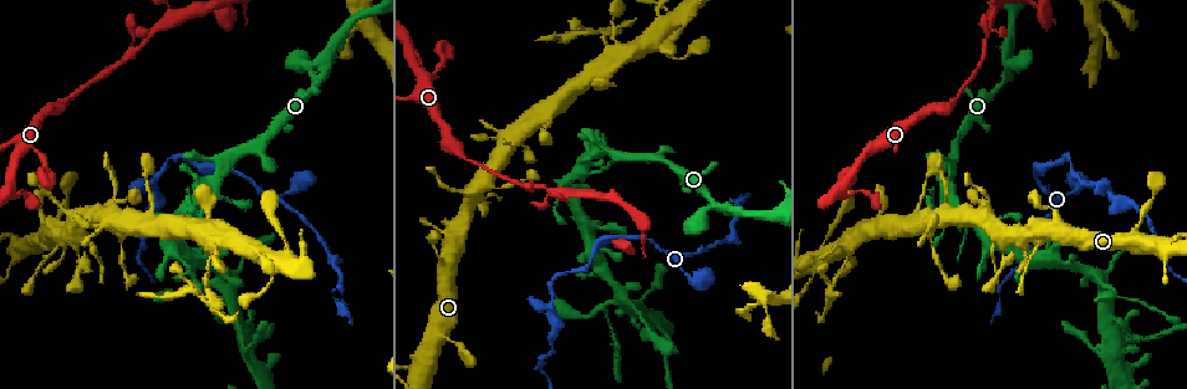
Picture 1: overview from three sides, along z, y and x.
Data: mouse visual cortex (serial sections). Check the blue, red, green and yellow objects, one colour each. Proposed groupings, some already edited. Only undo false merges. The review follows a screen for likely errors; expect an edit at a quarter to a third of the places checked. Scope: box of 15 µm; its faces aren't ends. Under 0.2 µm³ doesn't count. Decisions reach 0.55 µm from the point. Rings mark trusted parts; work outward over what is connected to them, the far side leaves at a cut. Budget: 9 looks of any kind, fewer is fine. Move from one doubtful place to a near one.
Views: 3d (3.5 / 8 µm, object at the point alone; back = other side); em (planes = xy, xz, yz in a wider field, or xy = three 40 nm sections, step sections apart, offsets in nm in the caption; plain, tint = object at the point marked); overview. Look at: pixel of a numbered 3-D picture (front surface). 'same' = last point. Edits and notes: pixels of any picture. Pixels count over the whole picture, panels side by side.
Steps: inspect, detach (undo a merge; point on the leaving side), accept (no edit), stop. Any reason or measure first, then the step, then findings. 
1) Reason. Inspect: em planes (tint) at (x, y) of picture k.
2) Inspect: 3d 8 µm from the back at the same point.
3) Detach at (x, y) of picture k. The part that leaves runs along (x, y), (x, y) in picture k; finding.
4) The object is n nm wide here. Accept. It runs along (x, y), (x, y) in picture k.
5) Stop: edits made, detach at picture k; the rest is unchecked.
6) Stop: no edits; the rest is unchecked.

Narrows sharply. Inspect: 3d 8 µm at (552, 303) of picture 1.

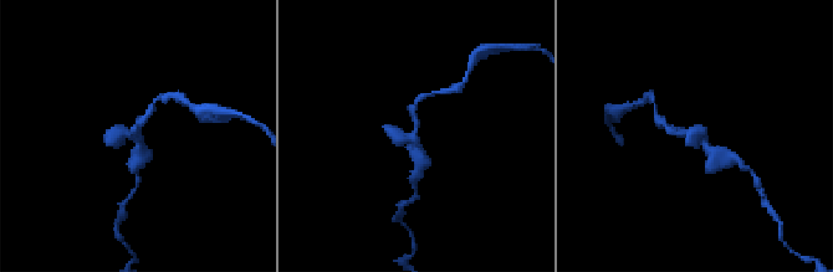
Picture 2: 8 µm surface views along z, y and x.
Closer look. Inspect: 3d 3.5 µm from the back at (414, 136) of picture 2.

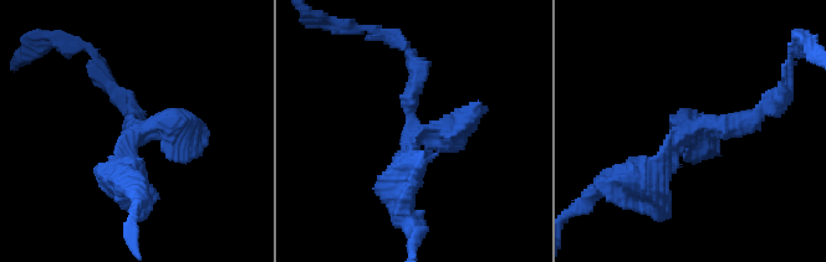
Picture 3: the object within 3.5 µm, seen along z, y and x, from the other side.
Accept. It runs along (766, 104), (693, 123), (638, 176) in picture 3; one cell here.

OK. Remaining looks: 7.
Thick turns thin. Inspect: 3d 3.5 µm at (848, 259) of picture 1.

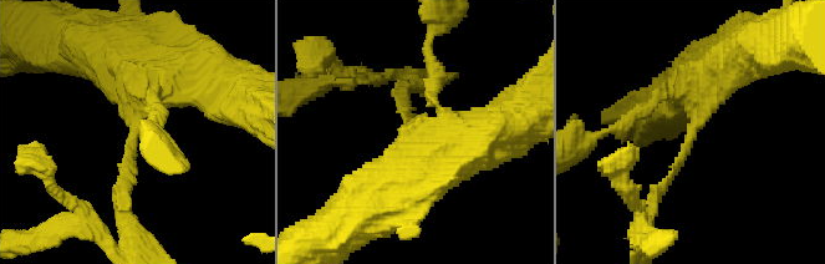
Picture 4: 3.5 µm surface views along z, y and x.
The arms are 150, 450 nm wide. Inspect: em xy step 2 (tint) at (128, 142) of picture 4.

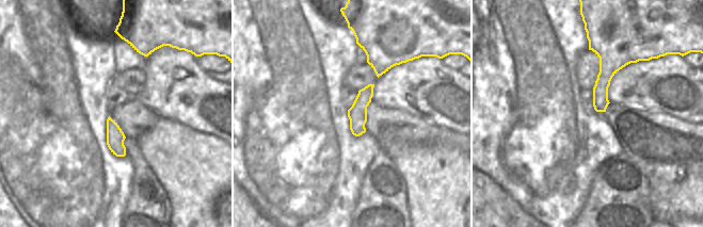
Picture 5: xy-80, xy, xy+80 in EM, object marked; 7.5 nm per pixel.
Accept. It runs along (714, 71), (651, 213) in picture 4; one cell here.

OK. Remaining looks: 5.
Side arm on a straight run. Inspect: 3d 3.5 µm at (989, 23) of picture 1.

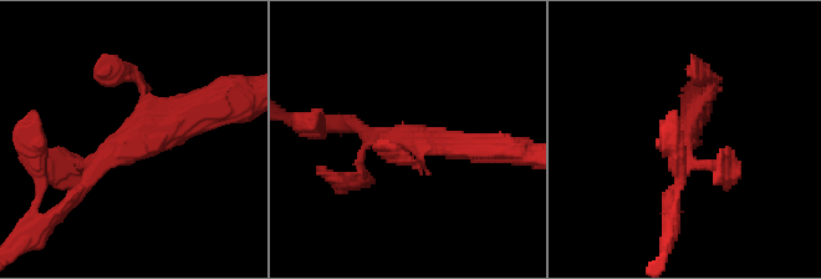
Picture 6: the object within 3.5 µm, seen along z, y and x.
3 arms meet here; the arms are 150, 150, 300 nm wide; now the EM. Inspect: em xy step 1 (tint) at (418, 136) of picture 6.

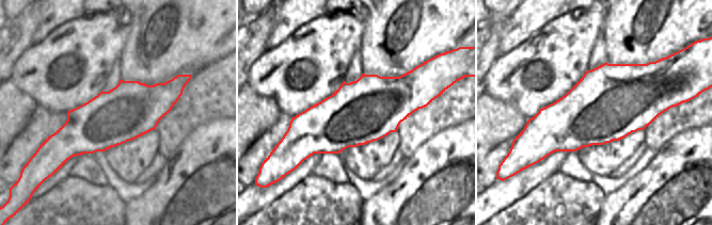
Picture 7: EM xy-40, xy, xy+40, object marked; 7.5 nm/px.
Accept. It runs along (80, 191), (125, 145), (213, 111) in picture 6; all the same cell.

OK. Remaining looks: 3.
Branch point. Inspect: 3d 8 µm at (1102, 278) of picture 1.

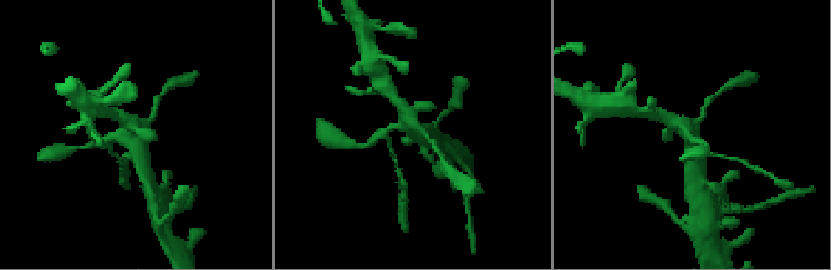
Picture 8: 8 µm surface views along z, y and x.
Inspect: em xy step 1 (tint) at (131, 129) of picture 8.

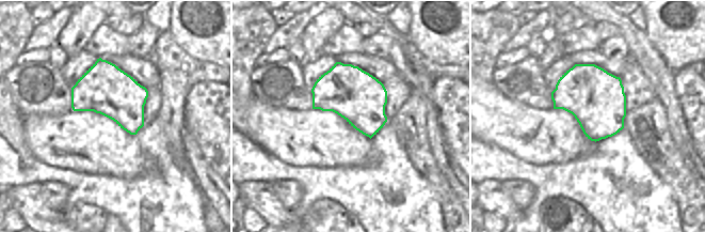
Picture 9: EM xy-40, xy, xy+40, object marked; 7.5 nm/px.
Accept. Continuous, no second cell.

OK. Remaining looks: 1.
Stop: no edits; the rest is unchecked.

